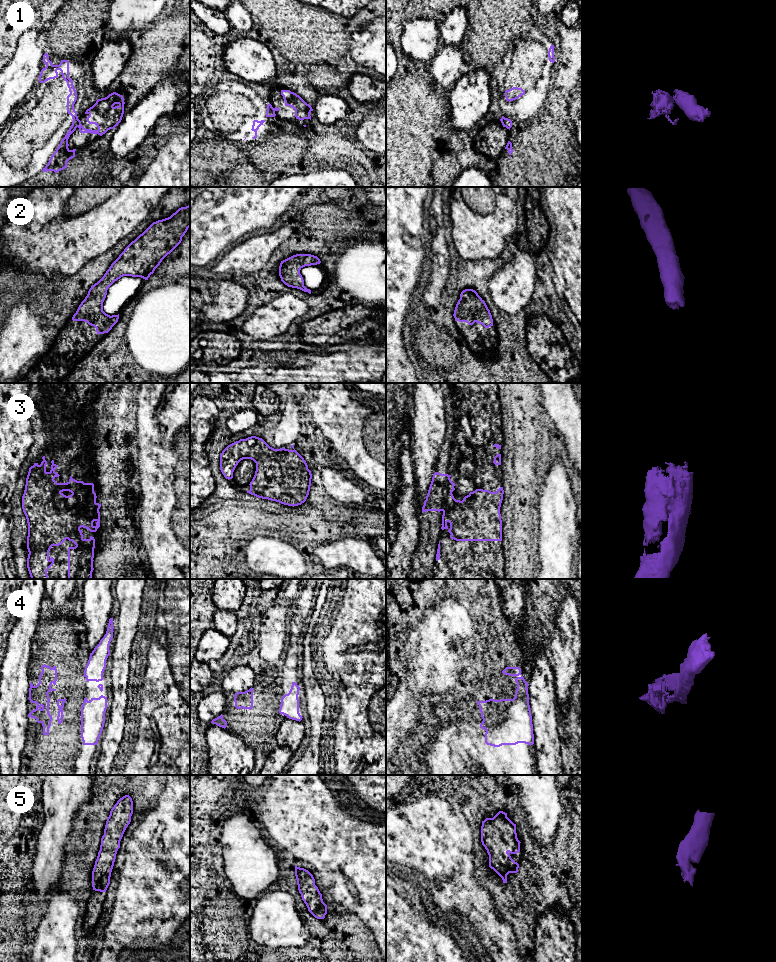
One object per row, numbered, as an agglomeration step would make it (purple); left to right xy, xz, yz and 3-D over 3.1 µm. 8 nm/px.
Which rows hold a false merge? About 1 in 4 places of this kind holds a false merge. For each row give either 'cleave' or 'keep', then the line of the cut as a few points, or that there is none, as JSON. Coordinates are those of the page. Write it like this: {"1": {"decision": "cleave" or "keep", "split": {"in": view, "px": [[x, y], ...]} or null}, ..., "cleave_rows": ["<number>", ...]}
{"1": {"decision": "cleave", "split": {"in": "xy", "px": [[79, 120], [76, 126]]}}, "2": {"decision": "keep", "split": null}, "3": {"decision": "keep", "split": null}, "4": {"decision": "keep", "split": null}, "5": {"decision": "keep", "split": null}, "cleave_rows": ["1"]}

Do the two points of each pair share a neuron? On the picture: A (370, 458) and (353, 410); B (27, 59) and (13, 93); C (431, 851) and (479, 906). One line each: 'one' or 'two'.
A: one
B: one
C: one

